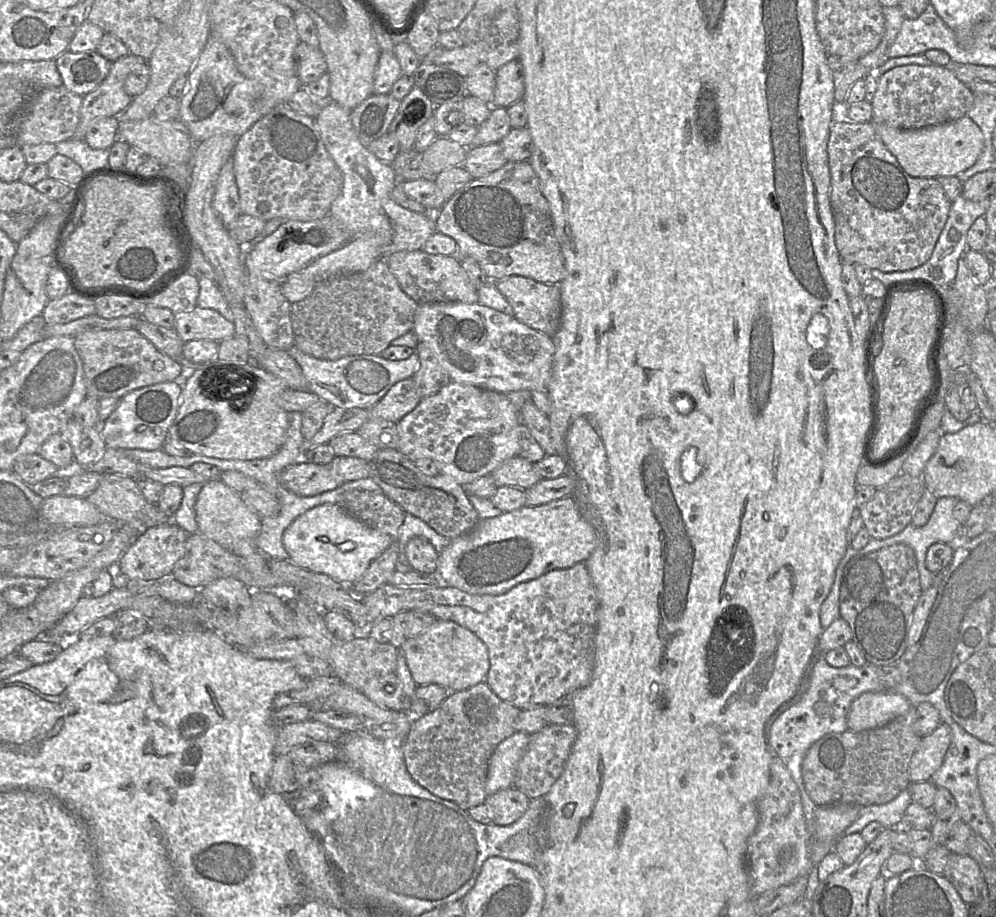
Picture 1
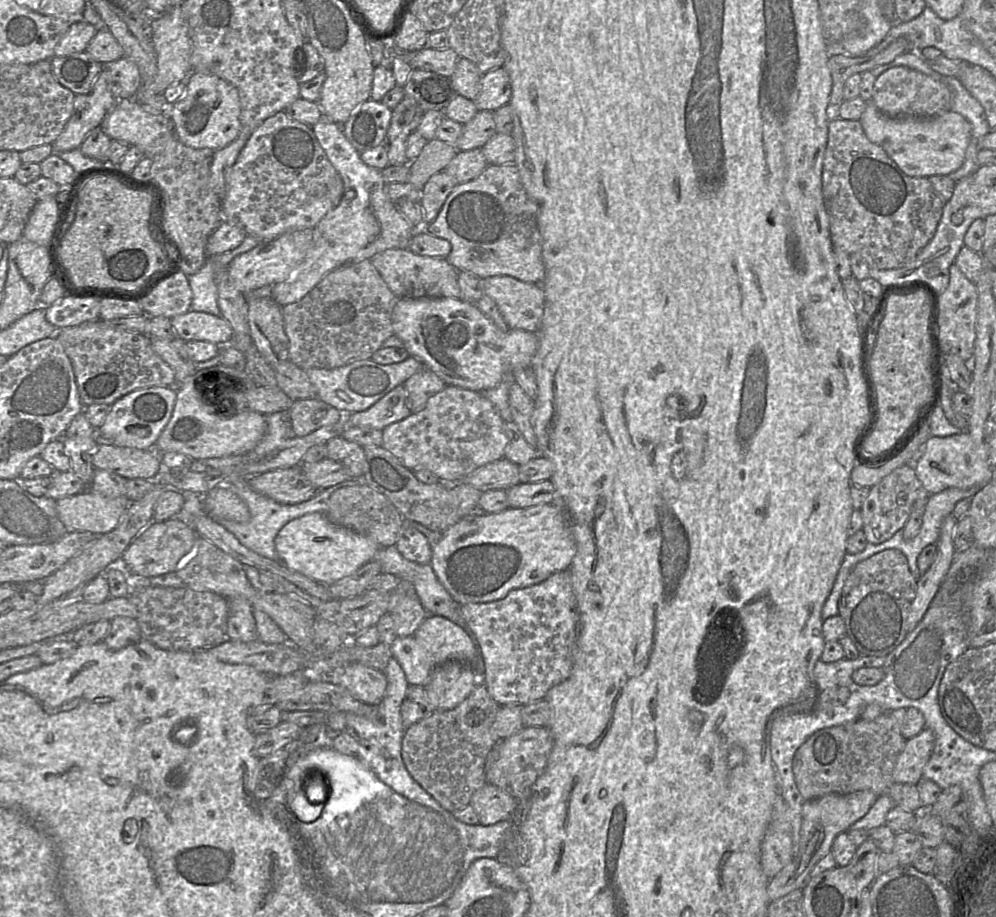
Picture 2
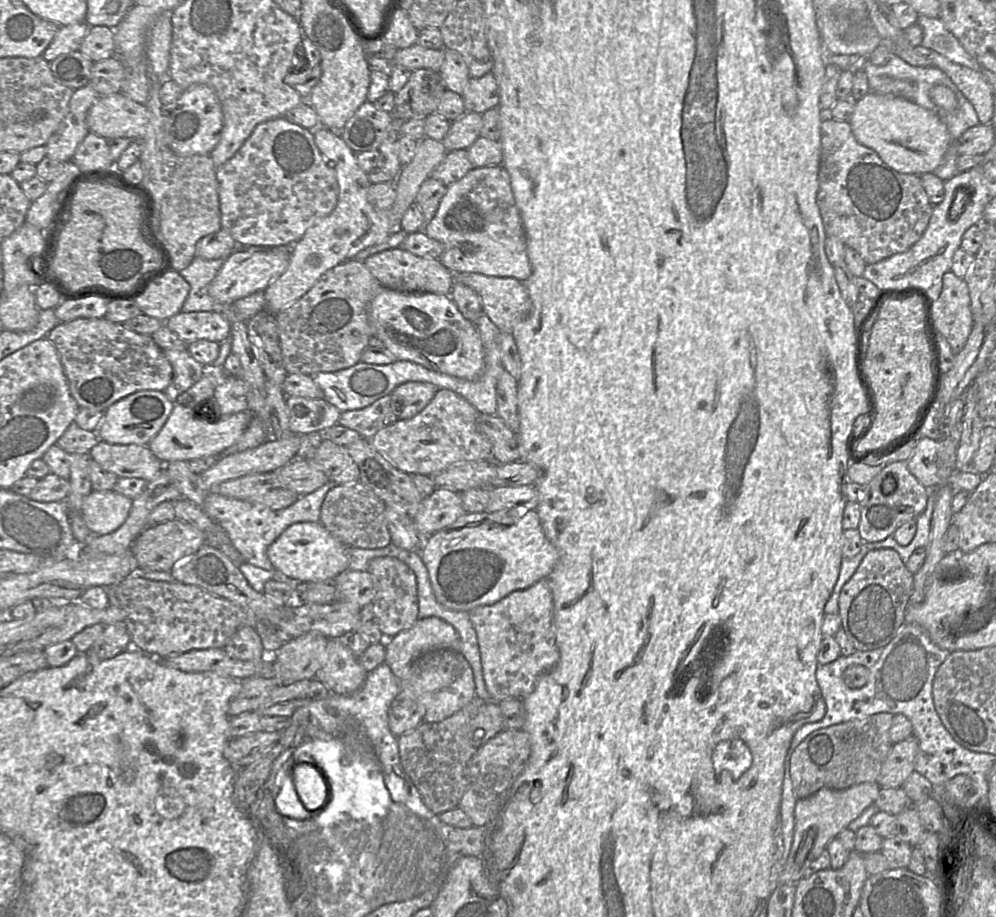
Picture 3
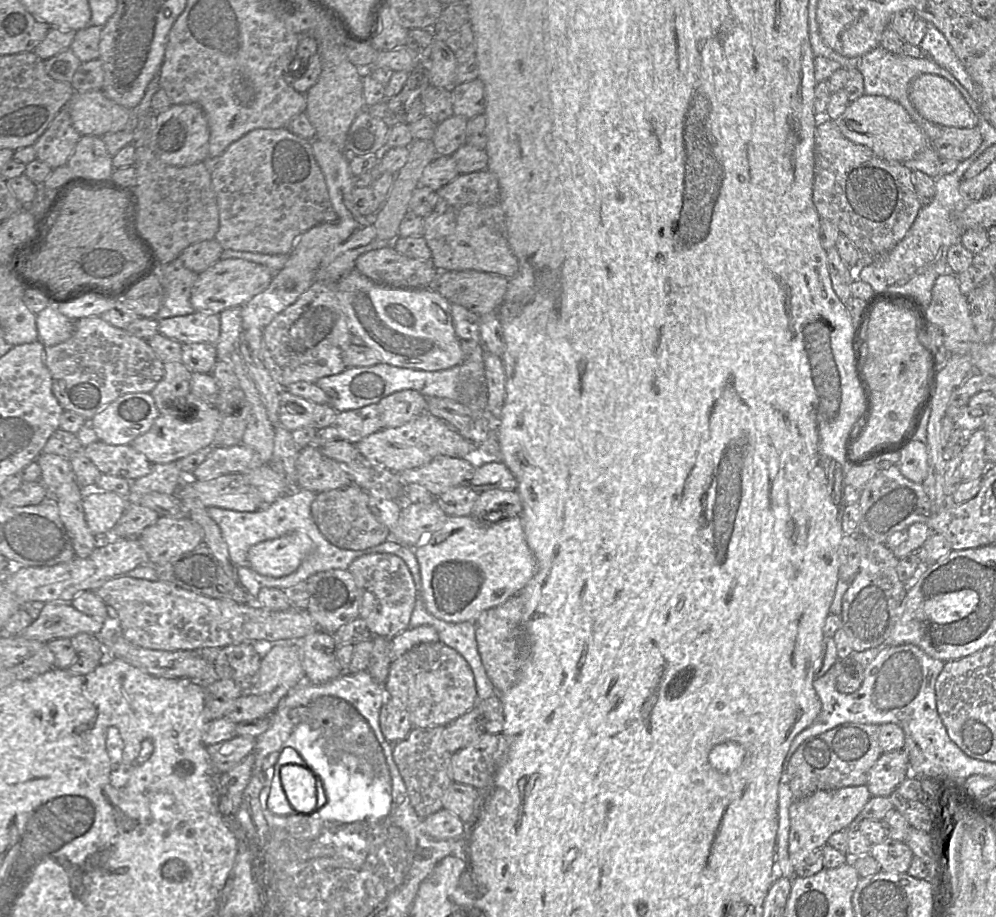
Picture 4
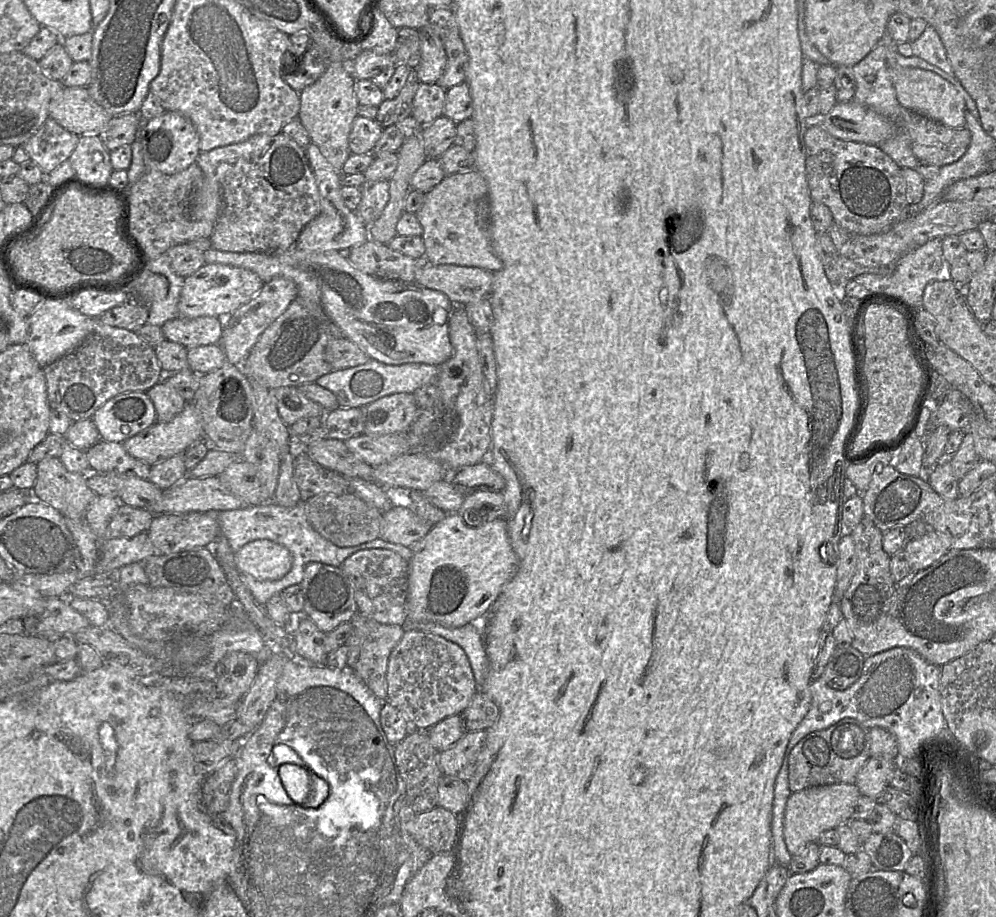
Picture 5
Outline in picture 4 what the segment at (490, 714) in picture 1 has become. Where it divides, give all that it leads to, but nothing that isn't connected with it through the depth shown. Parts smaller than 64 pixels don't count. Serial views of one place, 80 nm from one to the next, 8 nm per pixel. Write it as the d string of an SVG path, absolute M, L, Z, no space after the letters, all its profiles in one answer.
M444 726L413 728L403 740L393 744L393 760L404 781L411 805L420 818L443 808L443 795L452 782L449 776L452 754L444 745L443 731Z

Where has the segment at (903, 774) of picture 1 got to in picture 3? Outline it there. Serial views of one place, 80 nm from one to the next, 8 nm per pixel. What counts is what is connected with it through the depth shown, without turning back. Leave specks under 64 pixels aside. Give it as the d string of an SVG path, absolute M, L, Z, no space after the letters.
M883 712L821 728L809 734L790 759L790 777L798 799L808 798L822 788L846 789L864 782L876 782L893 744L889 731L894 715Z

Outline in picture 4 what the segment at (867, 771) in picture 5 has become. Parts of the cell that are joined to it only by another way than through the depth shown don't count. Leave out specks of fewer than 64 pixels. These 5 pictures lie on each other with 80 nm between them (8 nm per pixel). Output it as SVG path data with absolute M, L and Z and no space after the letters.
M902 748L883 753L872 767L866 784L872 796L889 796L908 776L909 757Z

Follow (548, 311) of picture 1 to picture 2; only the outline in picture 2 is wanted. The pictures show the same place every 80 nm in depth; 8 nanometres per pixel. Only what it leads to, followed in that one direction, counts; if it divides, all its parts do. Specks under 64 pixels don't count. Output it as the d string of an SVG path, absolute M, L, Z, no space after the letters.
M508 275L481 278L483 294L496 303L508 329L538 332L545 296L540 284Z

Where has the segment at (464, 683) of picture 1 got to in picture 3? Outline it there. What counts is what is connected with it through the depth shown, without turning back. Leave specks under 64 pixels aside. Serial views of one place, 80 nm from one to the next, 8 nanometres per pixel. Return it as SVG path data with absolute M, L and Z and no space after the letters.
M438 617L418 619L408 630L386 638L385 664L400 680L410 676L414 661L432 650L456 650L460 637L456 629Z

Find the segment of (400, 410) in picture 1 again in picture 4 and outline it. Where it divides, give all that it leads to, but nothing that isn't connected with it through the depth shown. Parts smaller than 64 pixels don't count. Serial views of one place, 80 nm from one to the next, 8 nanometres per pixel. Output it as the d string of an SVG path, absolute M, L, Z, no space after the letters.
M378 404L337 412L331 426L338 431L340 440L357 443L382 429Z

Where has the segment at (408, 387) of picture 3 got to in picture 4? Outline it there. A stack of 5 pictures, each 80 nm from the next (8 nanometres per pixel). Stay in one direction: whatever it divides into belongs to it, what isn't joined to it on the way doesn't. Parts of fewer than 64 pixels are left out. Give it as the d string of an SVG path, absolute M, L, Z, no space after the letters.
M407 389L392 393L377 404L380 409L383 428L404 425L426 410L427 398L416 390Z

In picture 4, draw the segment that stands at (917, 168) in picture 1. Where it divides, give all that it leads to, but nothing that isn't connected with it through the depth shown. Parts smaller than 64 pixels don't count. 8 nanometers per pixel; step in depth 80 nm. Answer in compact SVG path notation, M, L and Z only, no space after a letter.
M863 95L850 102L844 113L834 120L841 133L854 143L871 149L877 156L899 162L915 157L926 145L926 135L899 103L876 95Z

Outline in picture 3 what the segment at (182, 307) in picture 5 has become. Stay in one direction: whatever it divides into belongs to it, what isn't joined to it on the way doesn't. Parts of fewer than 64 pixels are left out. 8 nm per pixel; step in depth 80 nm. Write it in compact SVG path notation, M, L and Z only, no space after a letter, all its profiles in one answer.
M250 246L246 250L228 256L215 278L209 284L208 293L217 304L232 305L239 299L258 291L264 291L289 265L291 246L273 248Z

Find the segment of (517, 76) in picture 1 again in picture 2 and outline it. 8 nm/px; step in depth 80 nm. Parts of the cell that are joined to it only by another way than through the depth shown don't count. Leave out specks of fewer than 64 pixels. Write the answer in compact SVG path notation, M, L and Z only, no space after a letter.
M500 66L482 74L480 90L473 99L478 110L496 110L511 98L511 82L507 71Z

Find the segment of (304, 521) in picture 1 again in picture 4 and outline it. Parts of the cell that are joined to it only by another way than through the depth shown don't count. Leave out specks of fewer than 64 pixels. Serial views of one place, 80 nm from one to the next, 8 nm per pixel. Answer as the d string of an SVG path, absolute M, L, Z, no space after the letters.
M302 531L285 534L253 545L247 554L250 568L258 574L280 578L293 573L313 549L313 541Z

